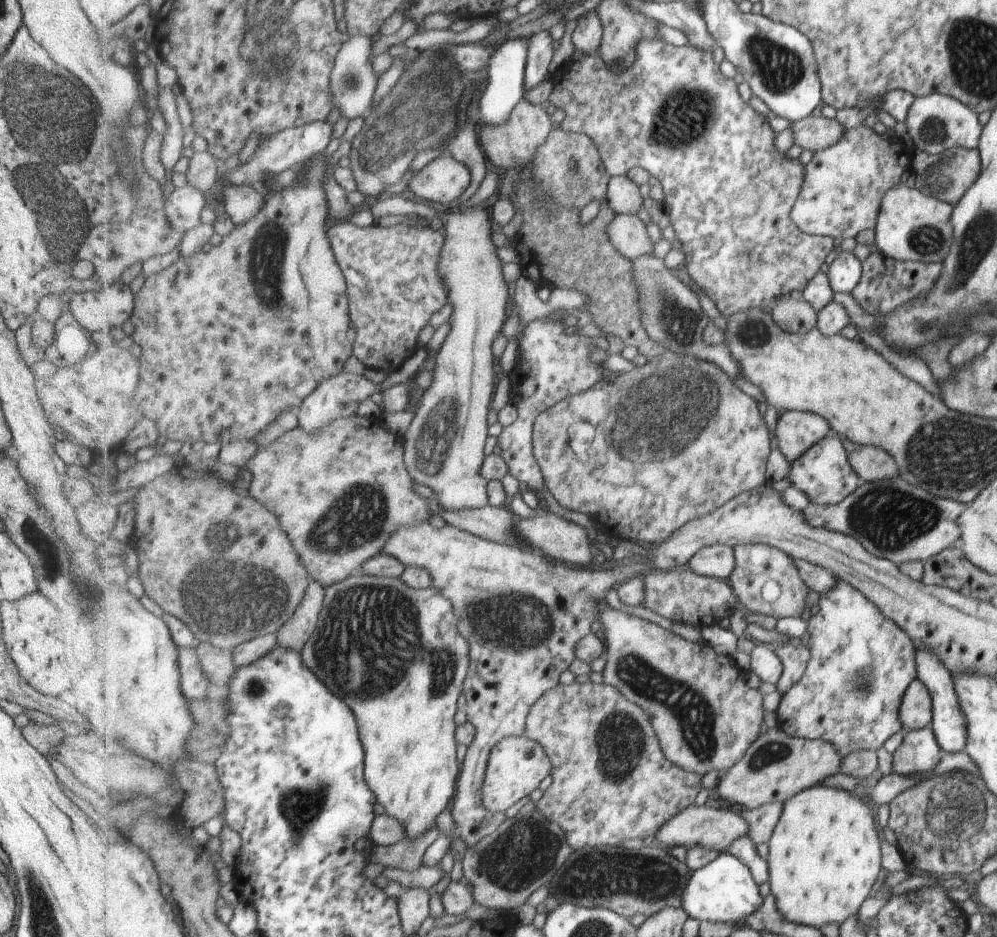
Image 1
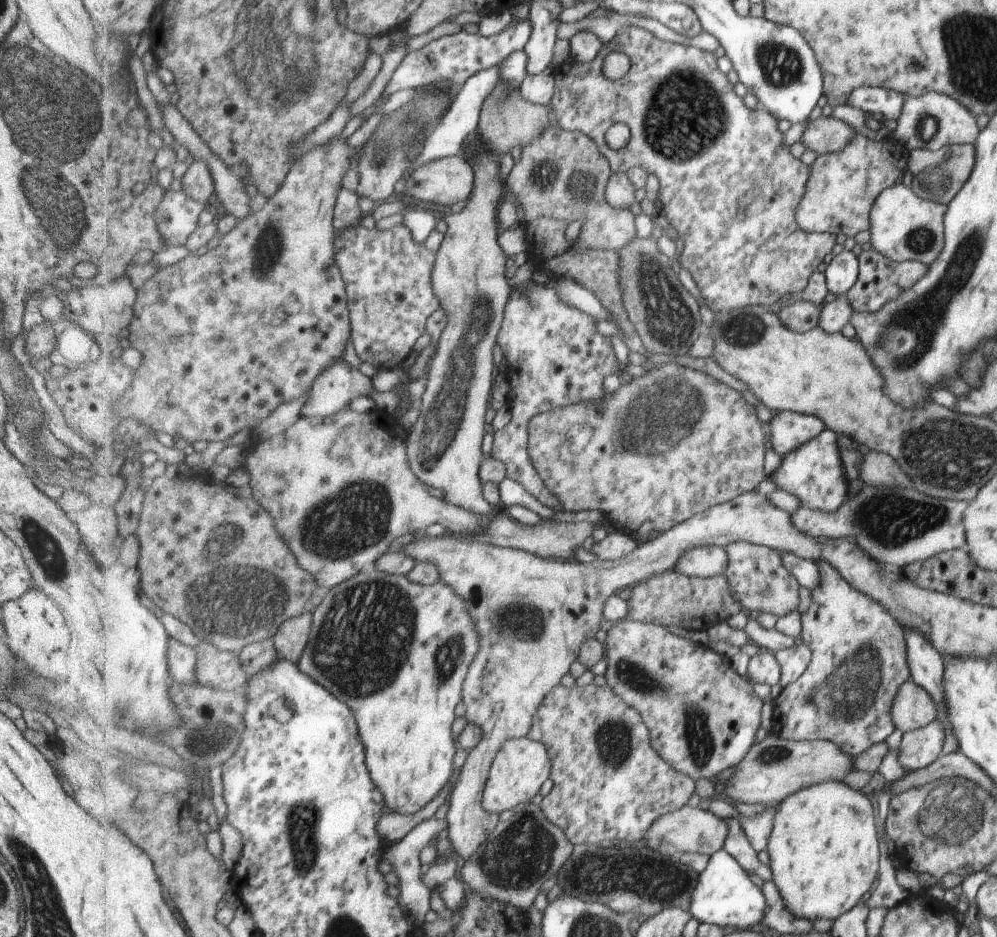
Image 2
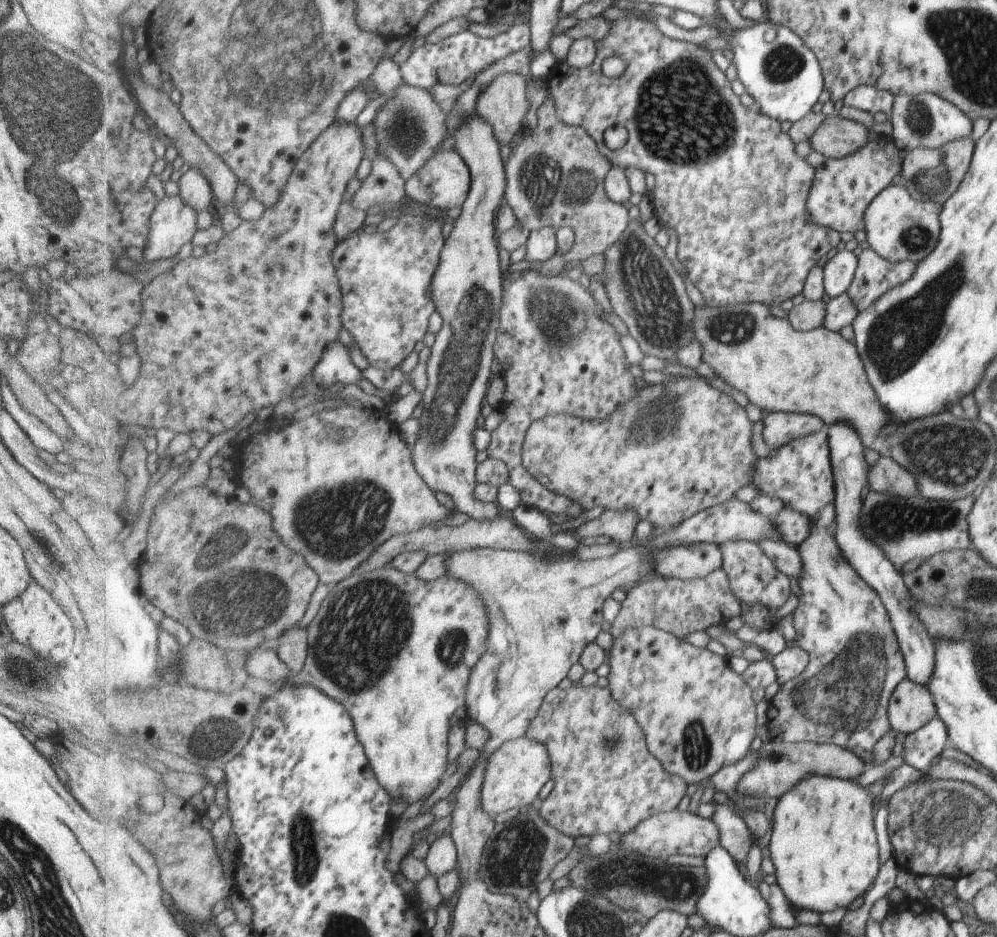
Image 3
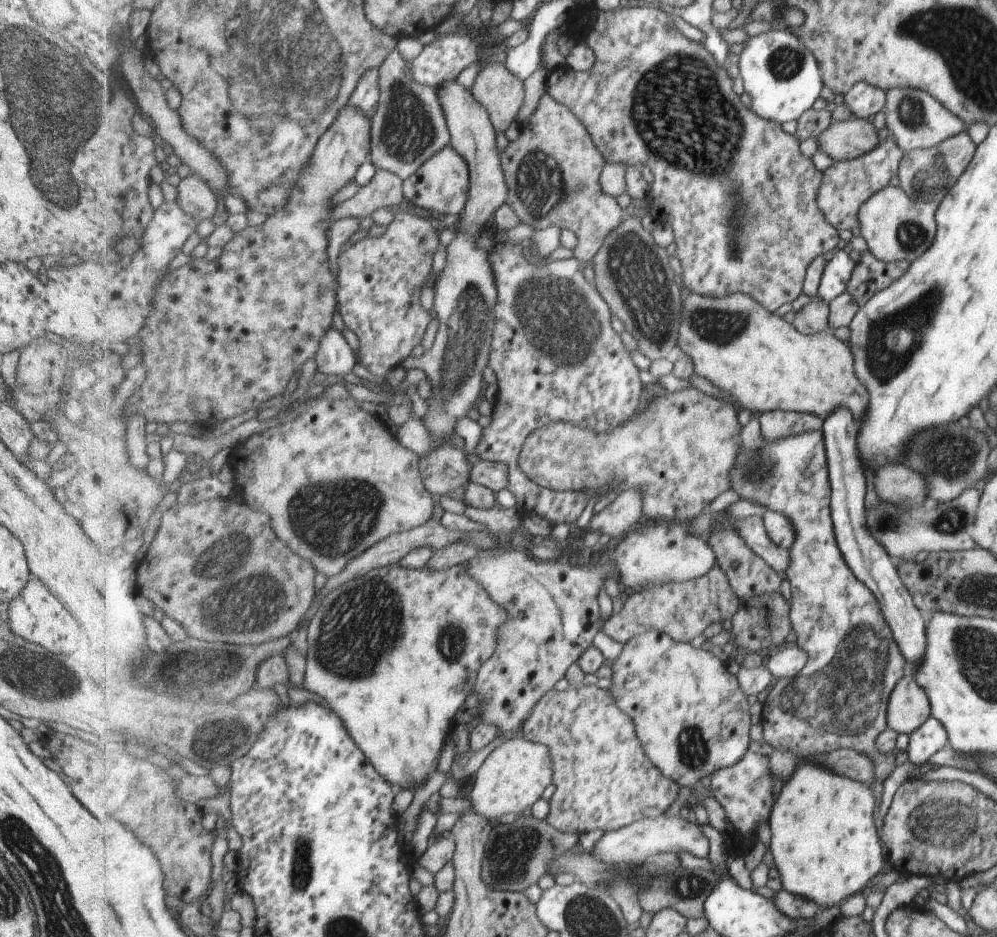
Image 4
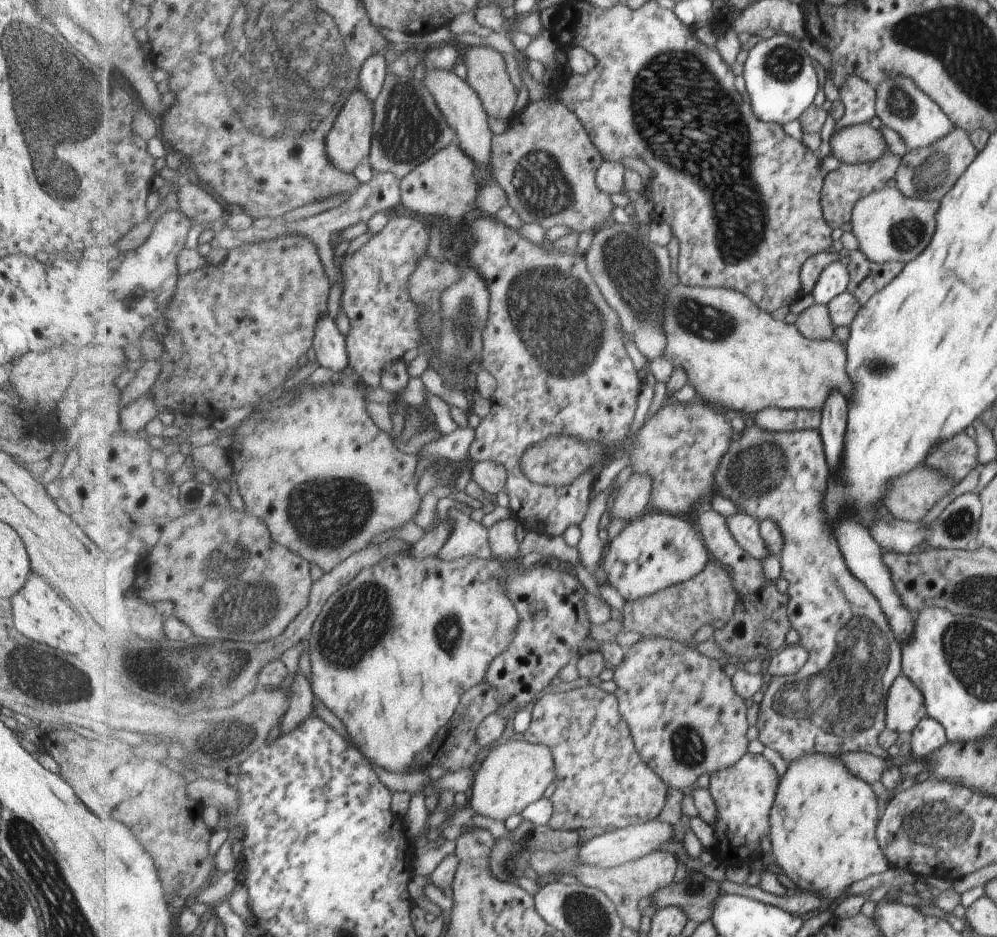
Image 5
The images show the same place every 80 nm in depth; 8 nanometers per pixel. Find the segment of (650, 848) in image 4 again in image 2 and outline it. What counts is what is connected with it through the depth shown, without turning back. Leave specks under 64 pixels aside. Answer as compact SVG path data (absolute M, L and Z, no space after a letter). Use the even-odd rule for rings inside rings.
M686 805L683 809L677 809L661 817L653 825L646 836L646 847L673 857L689 852L713 855L724 849L727 834L729 834L729 826L725 818L717 817L708 810Z

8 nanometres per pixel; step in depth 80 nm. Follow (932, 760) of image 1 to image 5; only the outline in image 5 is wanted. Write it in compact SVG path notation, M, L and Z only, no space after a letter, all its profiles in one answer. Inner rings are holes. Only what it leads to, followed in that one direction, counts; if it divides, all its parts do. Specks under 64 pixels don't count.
M925 716L910 732L911 758L921 760L925 755L935 752L947 740L944 727L936 719Z

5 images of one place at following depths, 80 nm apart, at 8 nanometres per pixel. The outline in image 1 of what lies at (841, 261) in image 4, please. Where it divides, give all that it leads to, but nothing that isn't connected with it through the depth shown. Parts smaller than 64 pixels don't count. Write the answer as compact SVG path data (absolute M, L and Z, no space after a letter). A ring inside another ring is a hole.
M840 252L828 261L829 288L835 293L851 293L861 278L860 261L850 252Z

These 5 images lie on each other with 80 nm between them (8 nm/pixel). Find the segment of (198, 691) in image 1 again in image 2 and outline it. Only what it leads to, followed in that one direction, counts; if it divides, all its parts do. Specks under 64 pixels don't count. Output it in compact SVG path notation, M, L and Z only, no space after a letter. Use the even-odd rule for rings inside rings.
M170 638L169 640L169 673L176 681L193 686L198 684L195 678L197 654L194 647Z

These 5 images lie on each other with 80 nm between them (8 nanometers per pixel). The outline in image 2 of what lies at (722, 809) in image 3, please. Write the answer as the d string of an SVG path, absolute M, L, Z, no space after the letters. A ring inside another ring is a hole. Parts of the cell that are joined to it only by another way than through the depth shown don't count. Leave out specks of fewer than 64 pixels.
M727 818L725 822L729 826L729 834L724 850L727 850L751 874L759 876L764 882L771 881L770 869L761 864L758 853L747 838L739 818Z

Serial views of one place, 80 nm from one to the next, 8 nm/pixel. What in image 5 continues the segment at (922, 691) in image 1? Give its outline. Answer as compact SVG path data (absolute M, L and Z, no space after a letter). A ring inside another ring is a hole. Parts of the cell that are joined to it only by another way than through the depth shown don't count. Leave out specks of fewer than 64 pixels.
M905 675L895 678L887 692L885 728L910 733L927 716L920 689Z

